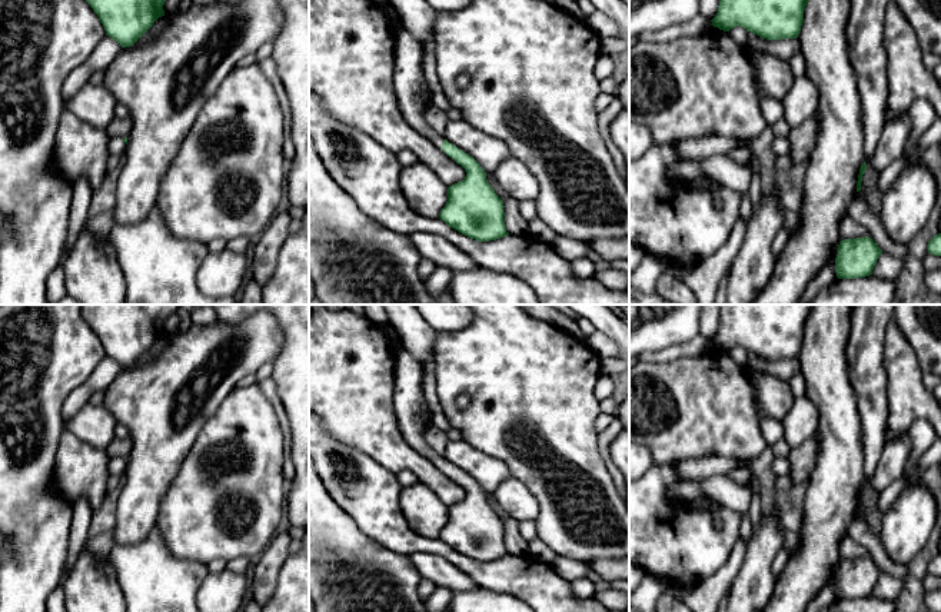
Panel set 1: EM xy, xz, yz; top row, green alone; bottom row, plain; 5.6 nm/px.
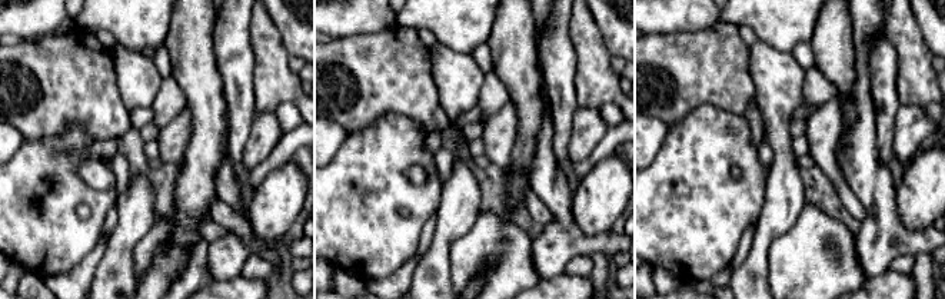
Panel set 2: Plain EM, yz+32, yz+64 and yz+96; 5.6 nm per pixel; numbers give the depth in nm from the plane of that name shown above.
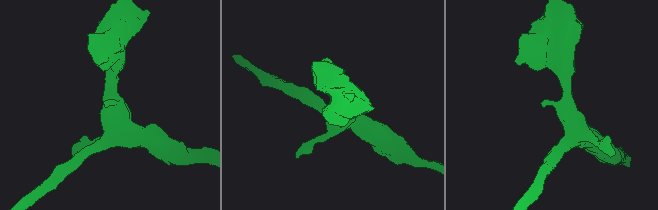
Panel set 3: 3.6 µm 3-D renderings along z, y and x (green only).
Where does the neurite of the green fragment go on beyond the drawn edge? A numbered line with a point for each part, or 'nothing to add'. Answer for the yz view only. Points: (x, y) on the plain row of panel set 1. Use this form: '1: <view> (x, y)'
nothing to add

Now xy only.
1: xy (116, 466)

